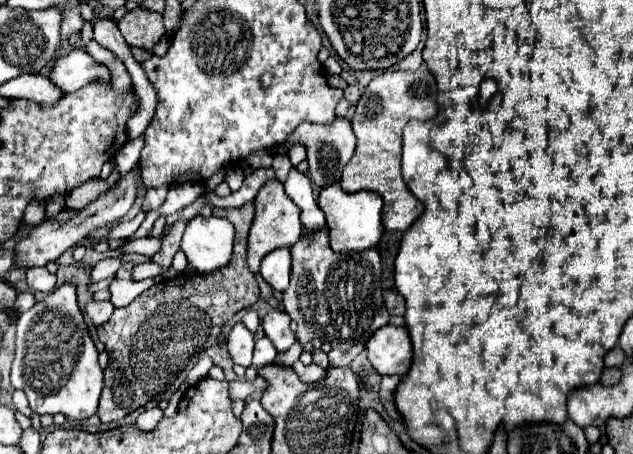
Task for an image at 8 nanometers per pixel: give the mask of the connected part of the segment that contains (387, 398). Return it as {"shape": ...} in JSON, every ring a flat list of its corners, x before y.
{"shape":[[382,376,382,382,380,382,380,402,394,420,400,420,400,414,394,406,394,388,398,382,400,382,400,376]]}

